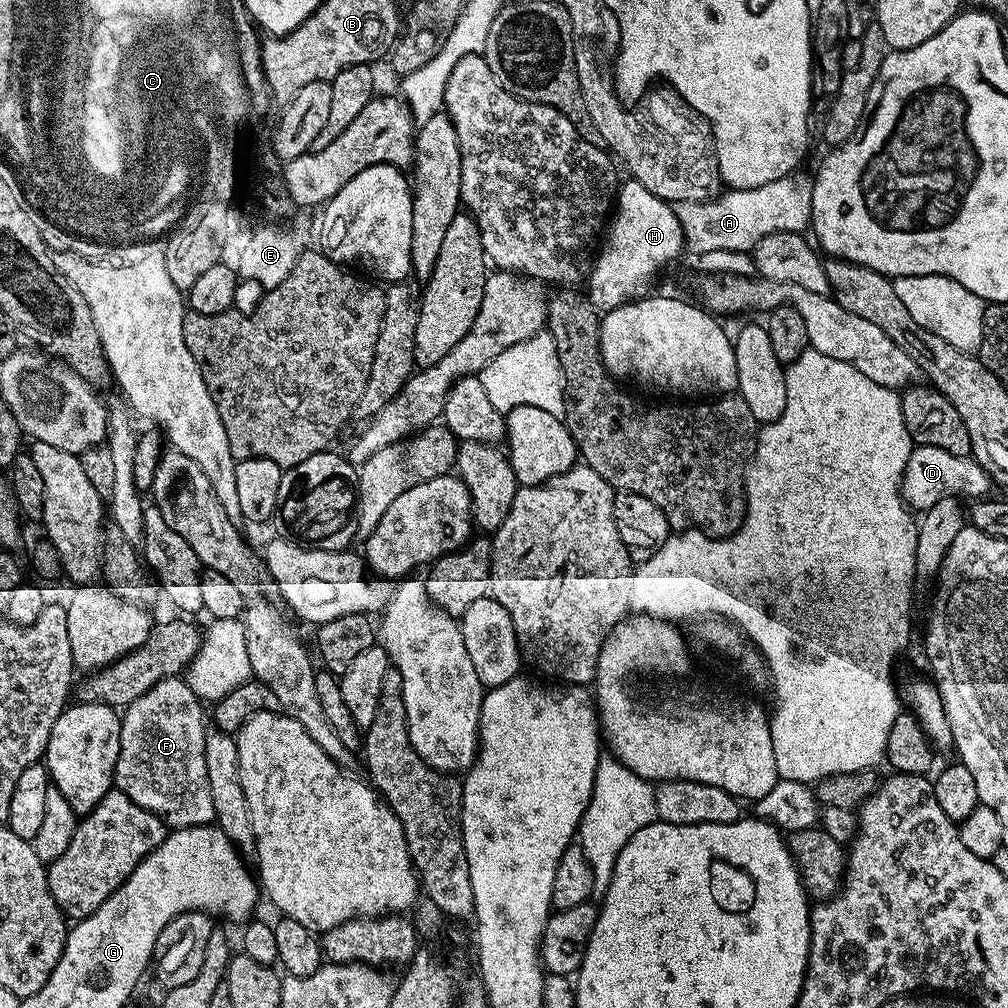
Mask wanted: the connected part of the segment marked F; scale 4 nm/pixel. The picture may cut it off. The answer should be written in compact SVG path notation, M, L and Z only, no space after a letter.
M171 676L150 686L142 698L134 698L120 717L120 753L116 763L115 787L173 829L212 824L216 819L214 798L210 798L210 778L206 778L204 708L205 705L190 690L184 678Z

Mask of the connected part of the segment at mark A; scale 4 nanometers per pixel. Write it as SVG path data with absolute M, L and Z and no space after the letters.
M789 174L778 178L774 182L766 182L764 186L754 186L753 188L733 188L731 190L721 191L719 196L715 196L712 200L706 202L678 202L674 205L676 217L682 228L684 235L685 249L690 253L693 252L693 257L699 258L702 254L710 254L710 250L734 250L735 252L751 253L752 249L756 247L757 241L766 238L766 234L774 234L775 232L799 232L803 233L805 229L812 223L812 182L813 177L800 176L801 174Z

